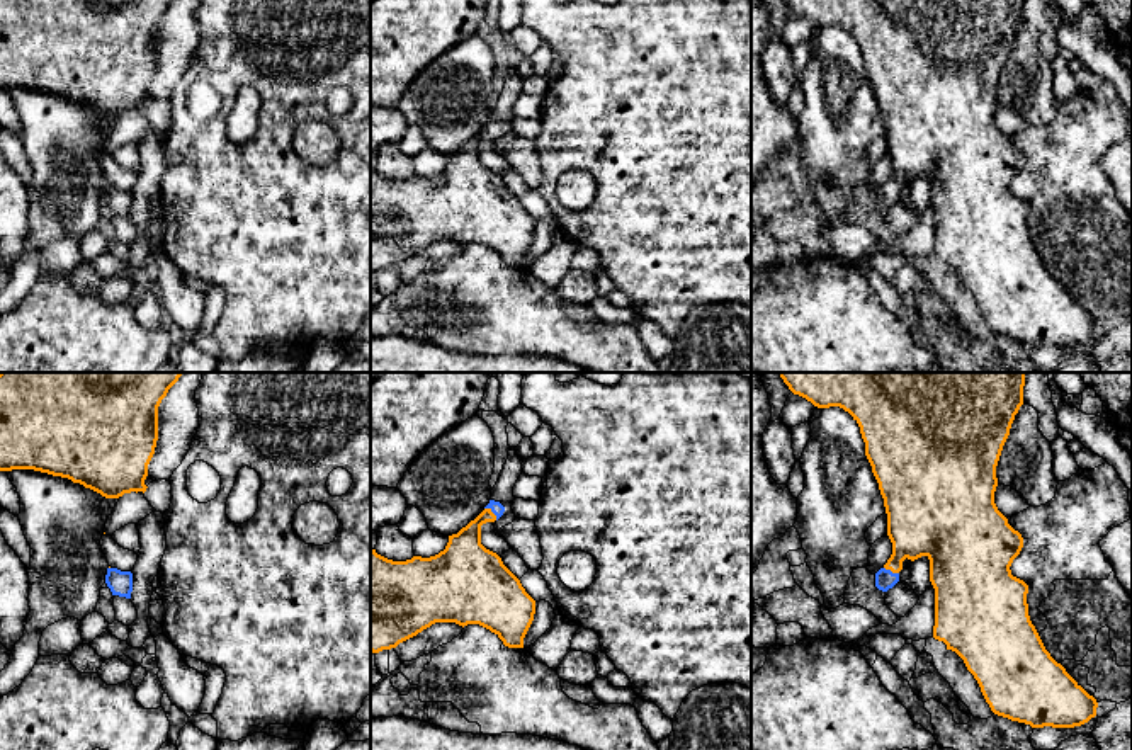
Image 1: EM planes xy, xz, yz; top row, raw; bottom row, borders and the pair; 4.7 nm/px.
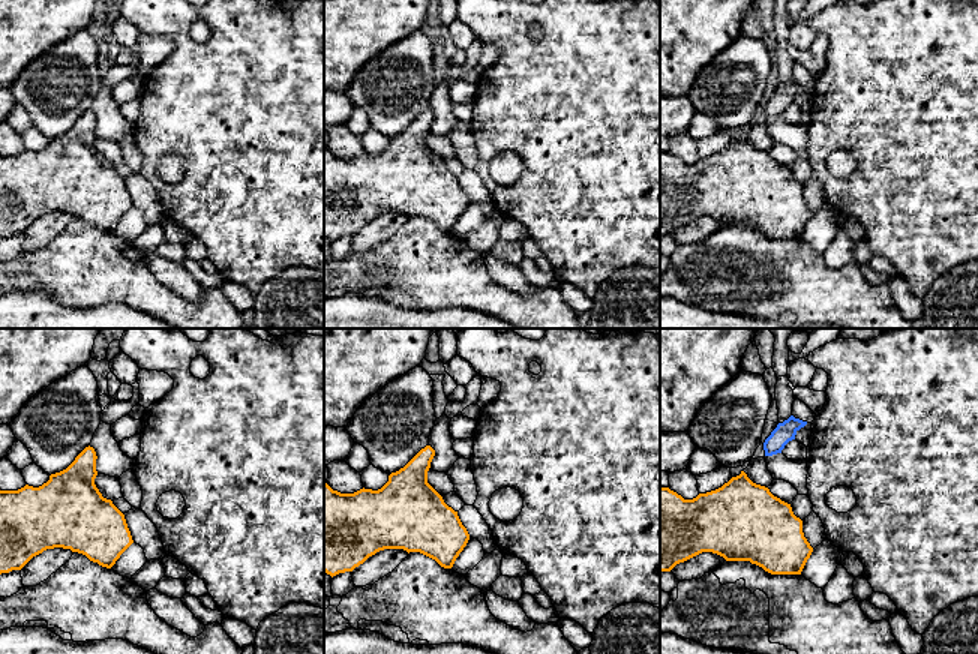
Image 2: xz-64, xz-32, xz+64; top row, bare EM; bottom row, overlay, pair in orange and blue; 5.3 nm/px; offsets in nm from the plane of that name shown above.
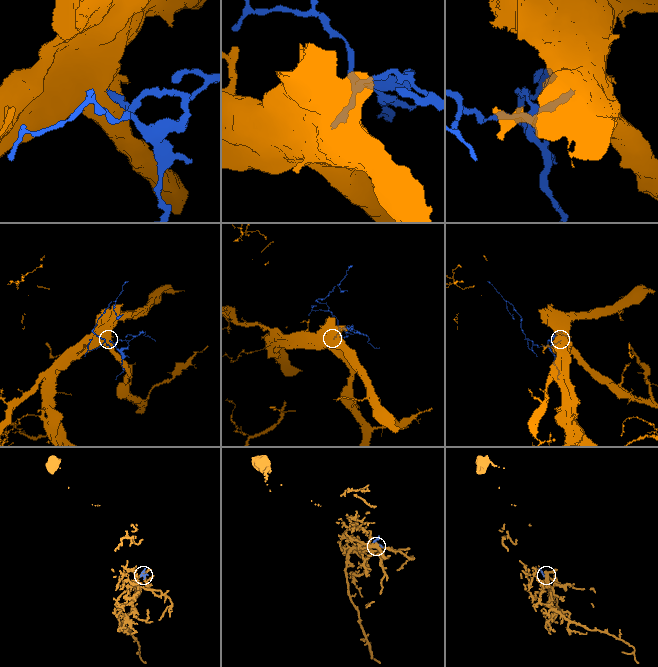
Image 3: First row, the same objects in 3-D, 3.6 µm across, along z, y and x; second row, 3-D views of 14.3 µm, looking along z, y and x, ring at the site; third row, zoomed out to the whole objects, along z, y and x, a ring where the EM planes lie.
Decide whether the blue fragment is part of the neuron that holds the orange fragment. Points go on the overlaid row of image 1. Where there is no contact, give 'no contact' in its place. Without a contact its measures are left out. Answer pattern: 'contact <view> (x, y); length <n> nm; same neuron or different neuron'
contact xz (492, 512); length 90 nm; same neuron

